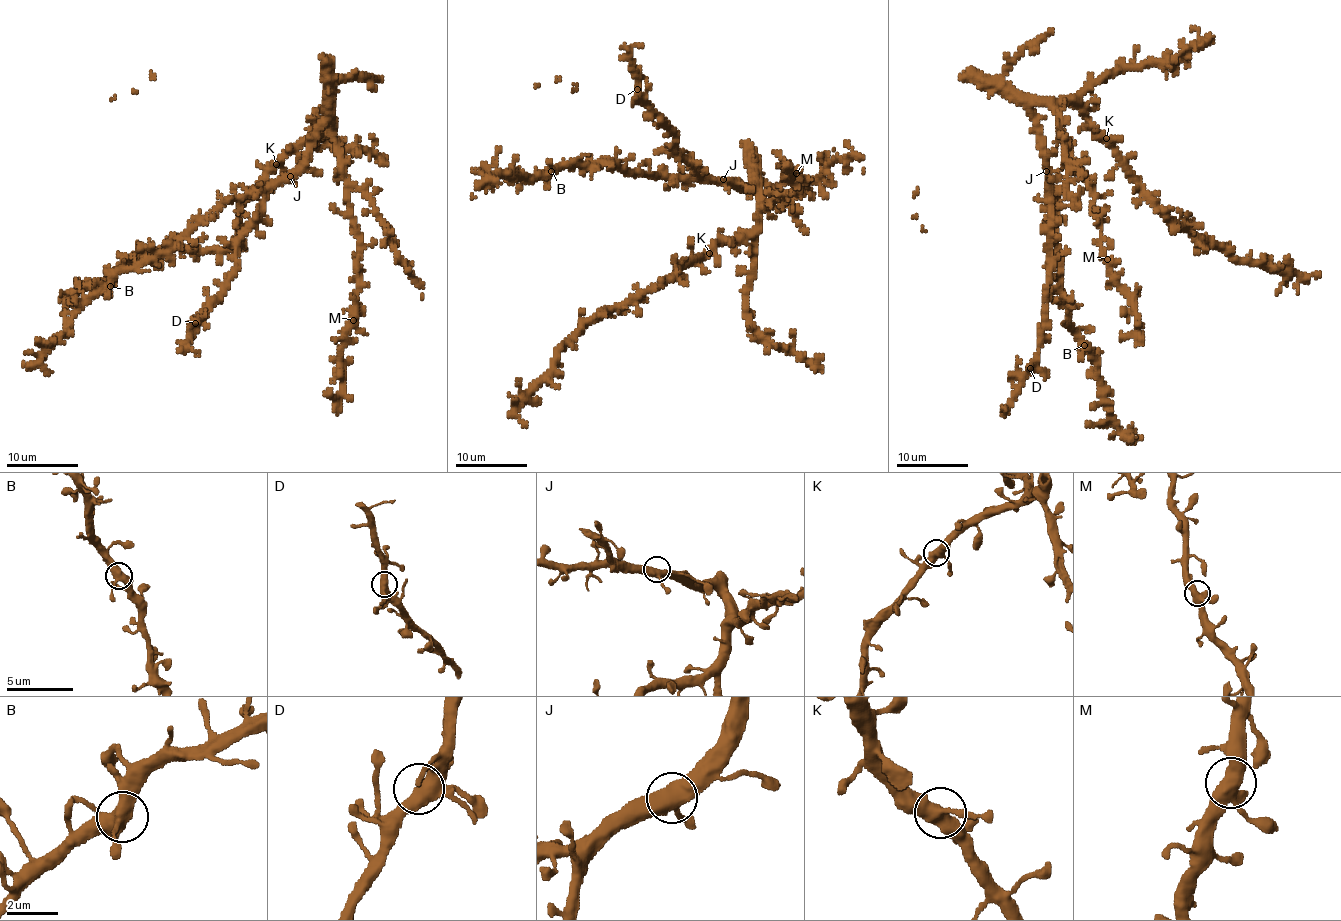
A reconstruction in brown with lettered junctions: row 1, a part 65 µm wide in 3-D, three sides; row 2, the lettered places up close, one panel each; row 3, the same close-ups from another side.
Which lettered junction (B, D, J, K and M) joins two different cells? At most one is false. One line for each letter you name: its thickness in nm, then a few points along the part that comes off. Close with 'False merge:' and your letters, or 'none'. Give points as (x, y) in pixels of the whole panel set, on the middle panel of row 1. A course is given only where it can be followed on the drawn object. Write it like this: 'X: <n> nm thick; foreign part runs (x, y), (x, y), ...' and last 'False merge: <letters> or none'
False merge: none

